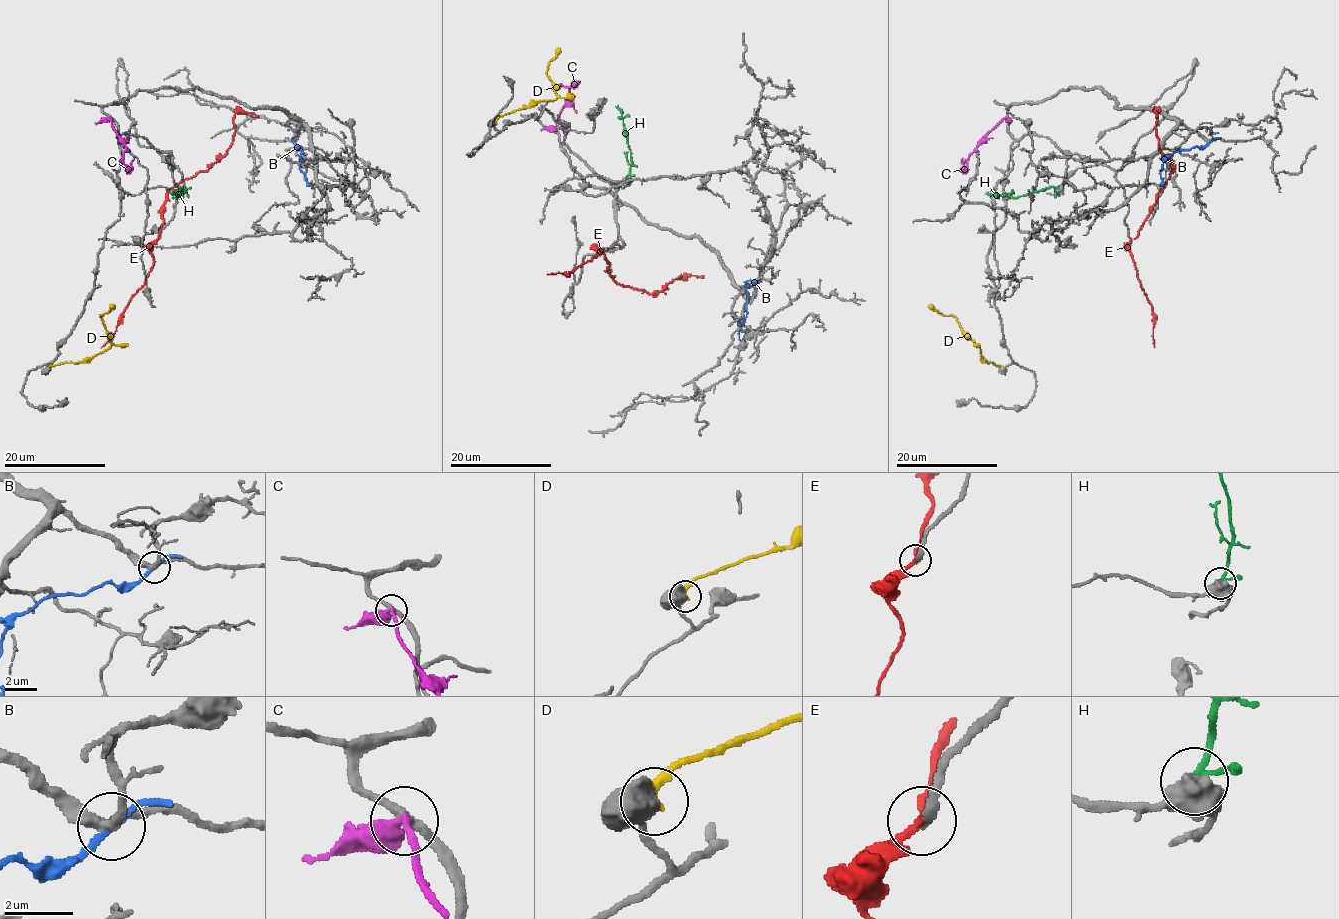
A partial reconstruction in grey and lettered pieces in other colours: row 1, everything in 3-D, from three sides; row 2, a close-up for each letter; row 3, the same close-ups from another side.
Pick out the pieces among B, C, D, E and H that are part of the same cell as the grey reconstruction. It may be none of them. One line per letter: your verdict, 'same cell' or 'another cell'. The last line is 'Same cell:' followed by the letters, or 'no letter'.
B: another cell
C: another cell
D: another cell
E: same cell
H: another cell
Same cell: E

